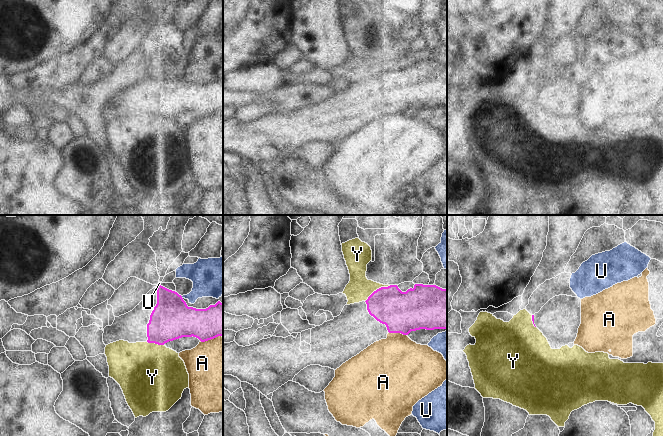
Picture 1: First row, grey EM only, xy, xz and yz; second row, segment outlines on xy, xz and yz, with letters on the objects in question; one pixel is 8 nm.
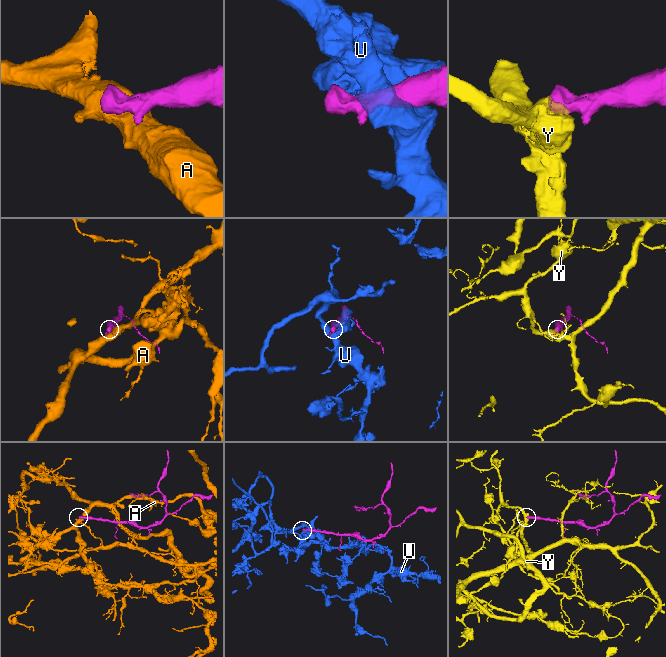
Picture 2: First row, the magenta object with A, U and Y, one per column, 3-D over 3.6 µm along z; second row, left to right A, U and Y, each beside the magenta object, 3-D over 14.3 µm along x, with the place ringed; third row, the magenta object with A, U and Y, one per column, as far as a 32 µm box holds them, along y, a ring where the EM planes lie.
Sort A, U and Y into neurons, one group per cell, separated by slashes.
A / U / Y

